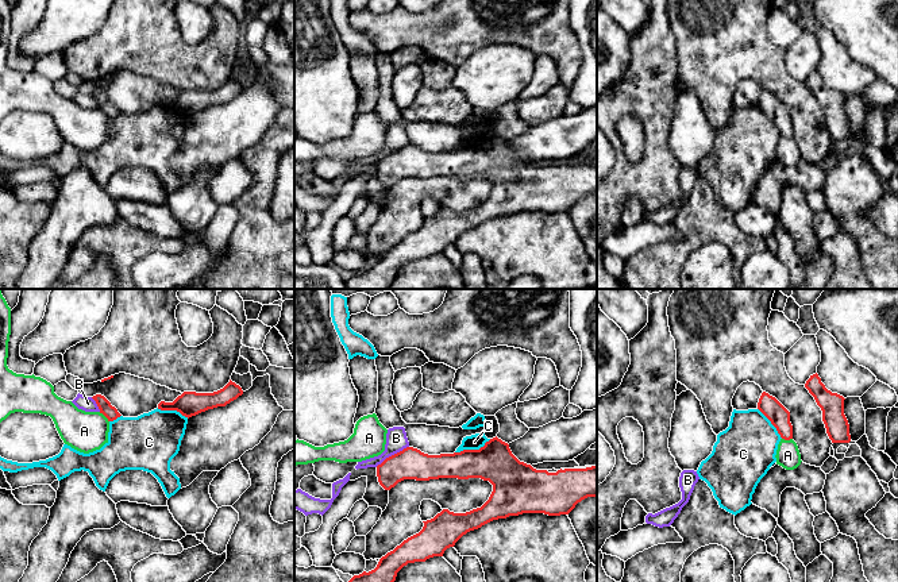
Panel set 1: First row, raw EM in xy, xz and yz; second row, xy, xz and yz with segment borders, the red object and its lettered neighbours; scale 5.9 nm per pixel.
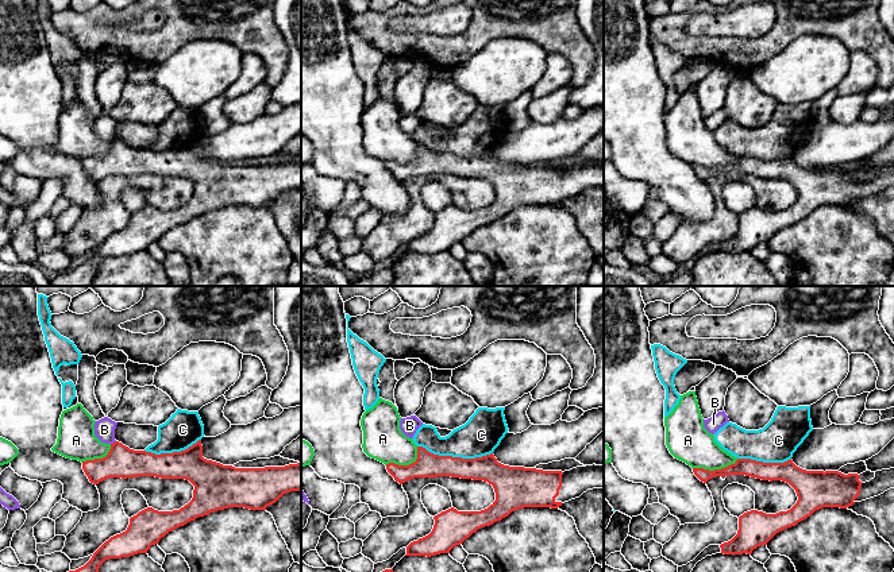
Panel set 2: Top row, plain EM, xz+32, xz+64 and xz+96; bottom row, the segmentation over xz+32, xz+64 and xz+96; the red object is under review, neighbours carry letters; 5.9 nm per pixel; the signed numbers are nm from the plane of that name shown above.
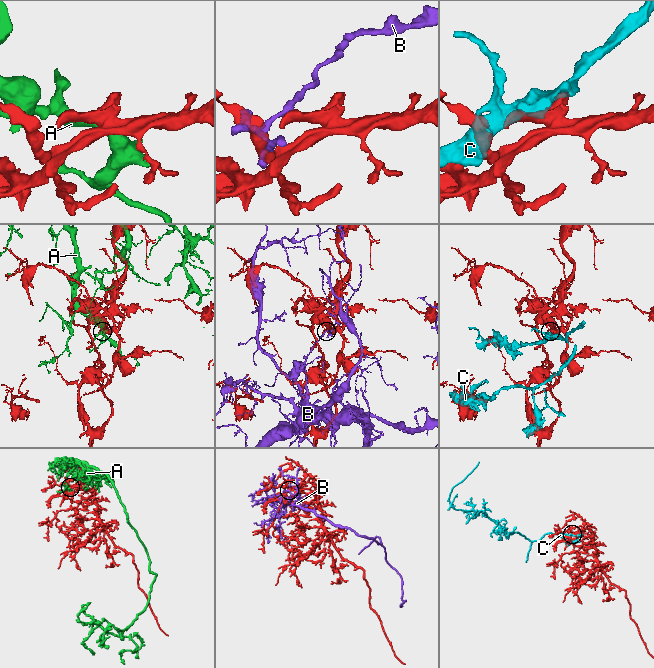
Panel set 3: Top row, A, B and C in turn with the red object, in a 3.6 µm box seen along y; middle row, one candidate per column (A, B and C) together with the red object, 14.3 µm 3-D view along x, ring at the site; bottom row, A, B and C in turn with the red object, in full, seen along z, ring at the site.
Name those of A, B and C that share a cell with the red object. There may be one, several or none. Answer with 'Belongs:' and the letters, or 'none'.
Belongs: none

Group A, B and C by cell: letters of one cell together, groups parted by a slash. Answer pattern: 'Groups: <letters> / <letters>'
Groups: A / B / C

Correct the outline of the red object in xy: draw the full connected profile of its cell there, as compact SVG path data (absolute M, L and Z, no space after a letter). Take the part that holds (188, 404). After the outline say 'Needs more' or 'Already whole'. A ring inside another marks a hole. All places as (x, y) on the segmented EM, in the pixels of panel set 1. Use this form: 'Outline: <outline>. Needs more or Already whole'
Outline: M230 379L230 382L217 392L213 393L184 392L173 402L161 401L158 404L158 409L177 411L182 416L189 419L208 409L226 406L227 404L236 400L242 394L243 394L242 388Z. Already whole

